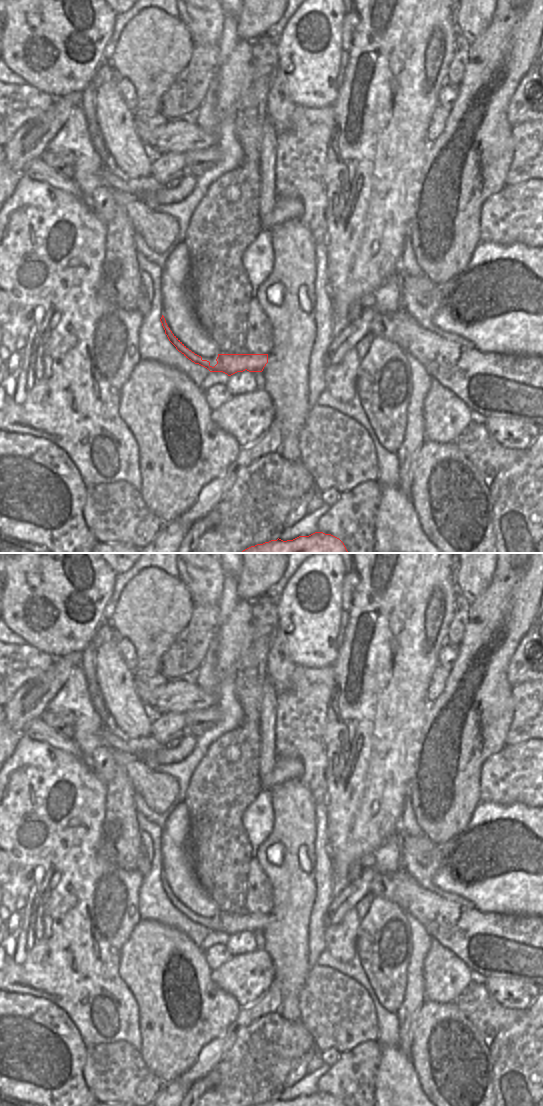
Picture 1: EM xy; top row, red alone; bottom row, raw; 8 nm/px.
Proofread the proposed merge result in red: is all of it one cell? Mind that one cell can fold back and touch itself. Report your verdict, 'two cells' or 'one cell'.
one cell

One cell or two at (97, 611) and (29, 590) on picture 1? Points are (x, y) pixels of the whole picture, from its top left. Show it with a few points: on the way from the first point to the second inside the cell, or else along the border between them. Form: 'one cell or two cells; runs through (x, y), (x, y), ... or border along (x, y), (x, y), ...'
one cell; runs through (86, 597), (77, 597), (72, 592), (48, 590)

